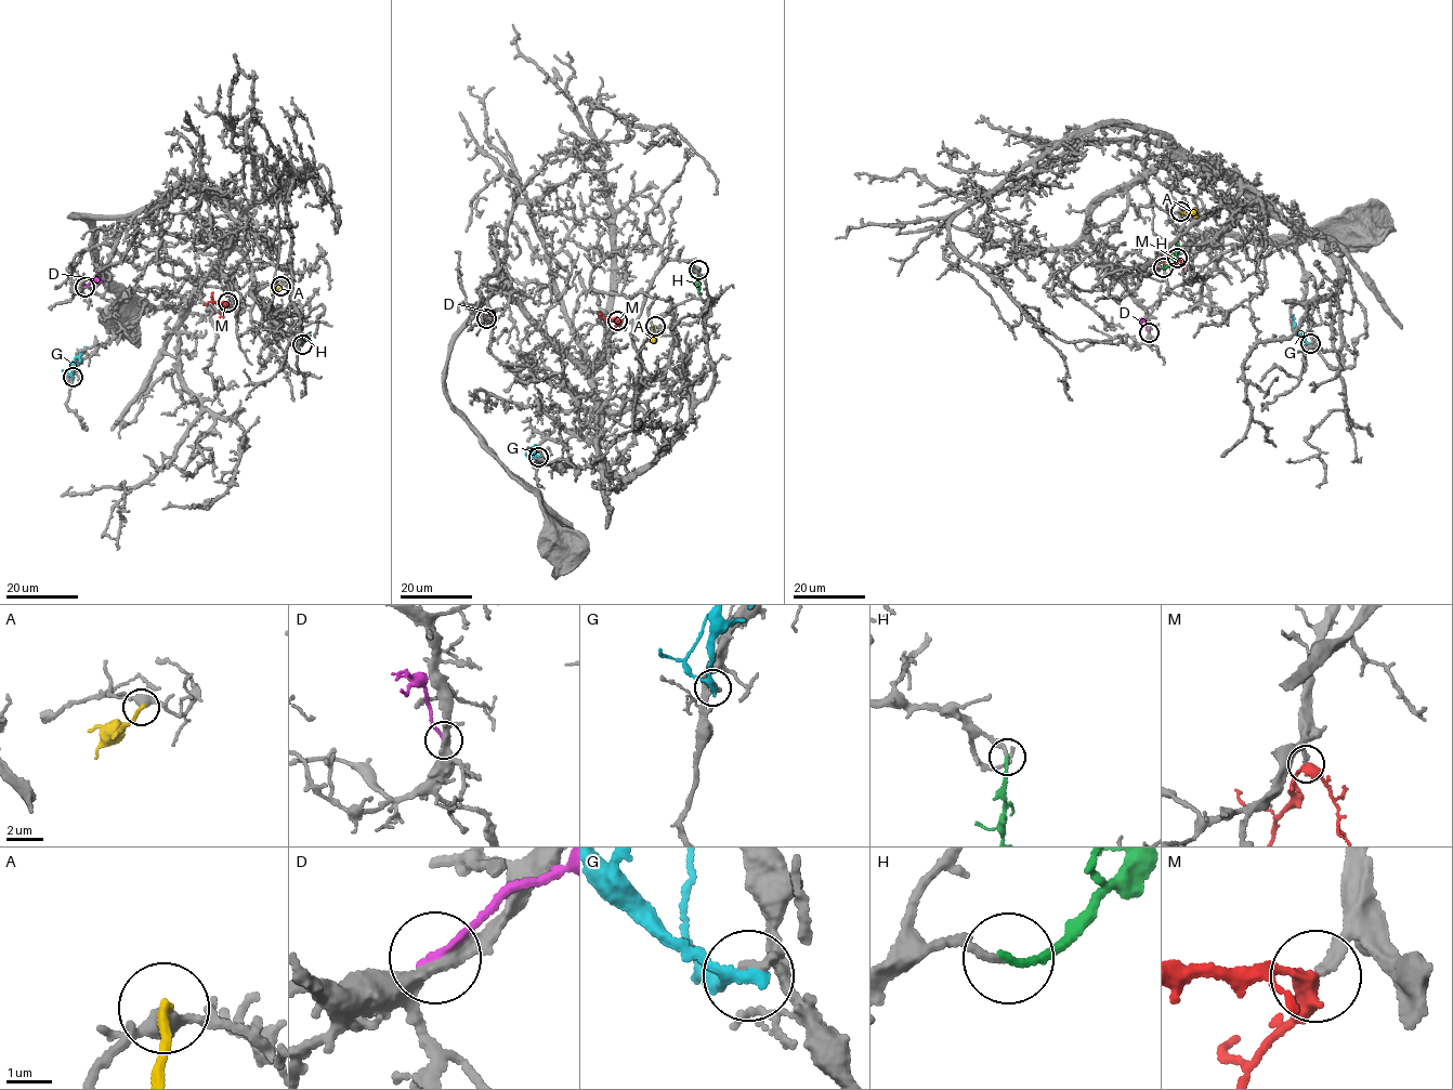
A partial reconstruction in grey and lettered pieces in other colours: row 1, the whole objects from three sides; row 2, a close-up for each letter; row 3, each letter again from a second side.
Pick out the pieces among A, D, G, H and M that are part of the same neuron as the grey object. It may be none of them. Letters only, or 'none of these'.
H, M

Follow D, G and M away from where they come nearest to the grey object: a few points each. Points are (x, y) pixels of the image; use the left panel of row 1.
D: (84, 287), (101, 277)
G: (73, 377), (75, 358), (88, 347)
M: (227, 302), (213, 301), (212, 292)

